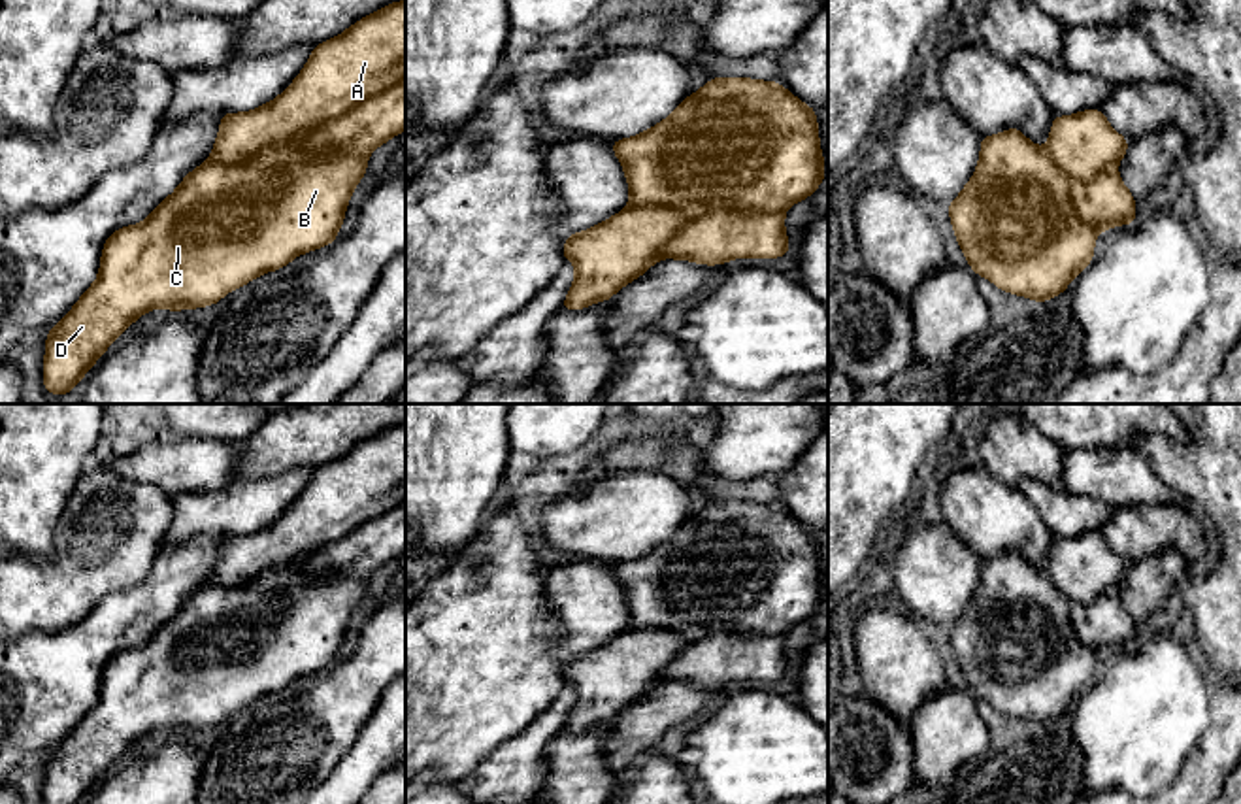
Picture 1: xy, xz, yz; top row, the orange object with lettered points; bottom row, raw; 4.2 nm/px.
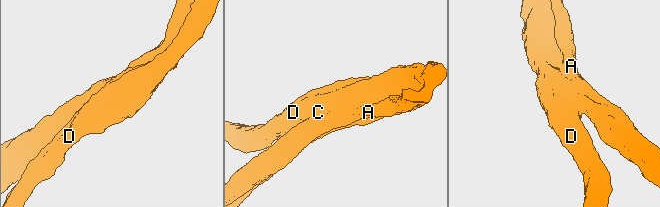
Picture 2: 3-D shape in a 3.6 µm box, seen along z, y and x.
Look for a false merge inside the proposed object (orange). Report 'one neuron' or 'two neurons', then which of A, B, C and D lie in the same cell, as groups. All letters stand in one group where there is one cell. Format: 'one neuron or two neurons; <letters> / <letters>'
two neurons; A / B C D

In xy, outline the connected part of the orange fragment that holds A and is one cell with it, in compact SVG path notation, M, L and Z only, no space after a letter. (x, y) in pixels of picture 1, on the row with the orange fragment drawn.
M405 0L313 47L298 77L272 102L221 115L209 159L240 162L341 117L405 77Z

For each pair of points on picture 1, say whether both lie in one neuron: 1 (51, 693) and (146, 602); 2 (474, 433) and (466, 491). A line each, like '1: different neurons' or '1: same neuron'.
1: same neuron
2: same neuron

